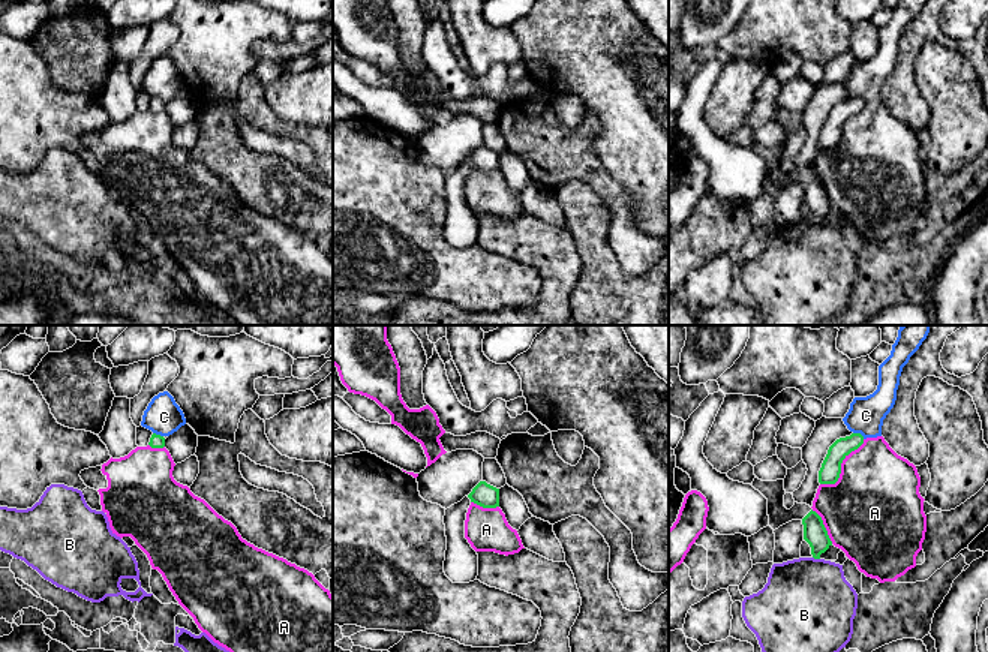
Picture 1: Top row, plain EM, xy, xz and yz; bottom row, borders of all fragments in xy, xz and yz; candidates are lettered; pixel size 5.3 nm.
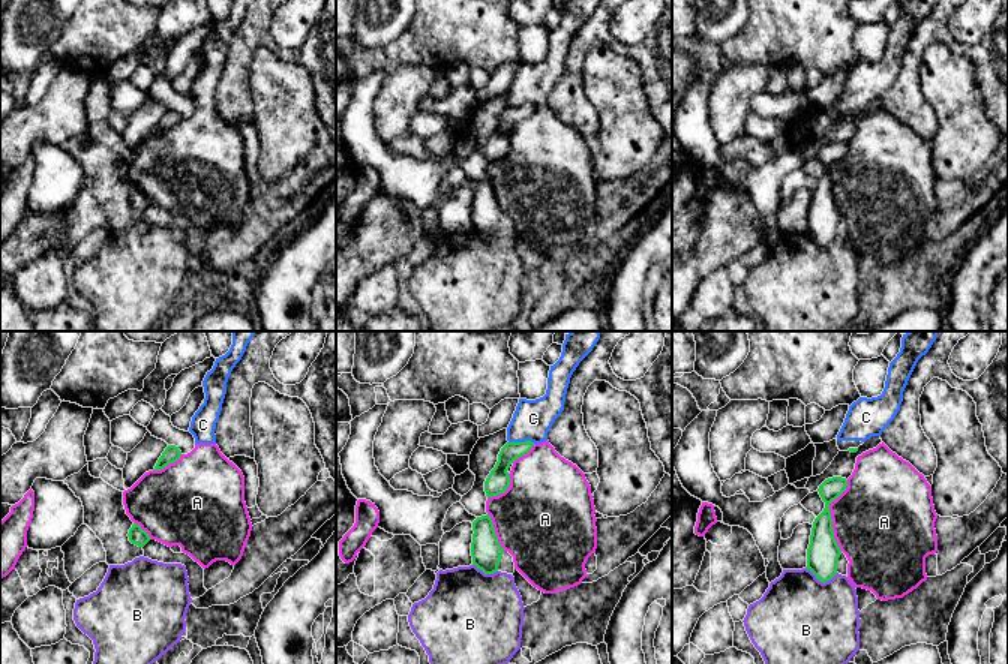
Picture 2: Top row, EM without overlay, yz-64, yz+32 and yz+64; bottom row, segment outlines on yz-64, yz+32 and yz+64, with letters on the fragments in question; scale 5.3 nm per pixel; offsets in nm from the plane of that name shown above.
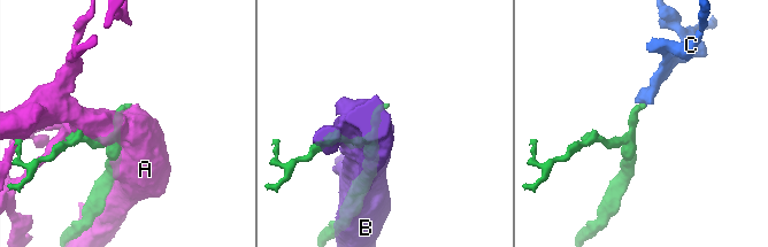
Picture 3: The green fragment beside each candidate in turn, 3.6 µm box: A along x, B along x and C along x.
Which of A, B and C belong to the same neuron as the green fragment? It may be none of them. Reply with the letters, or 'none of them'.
none of them

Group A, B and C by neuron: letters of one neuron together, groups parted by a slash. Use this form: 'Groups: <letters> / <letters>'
Groups: A C / B

